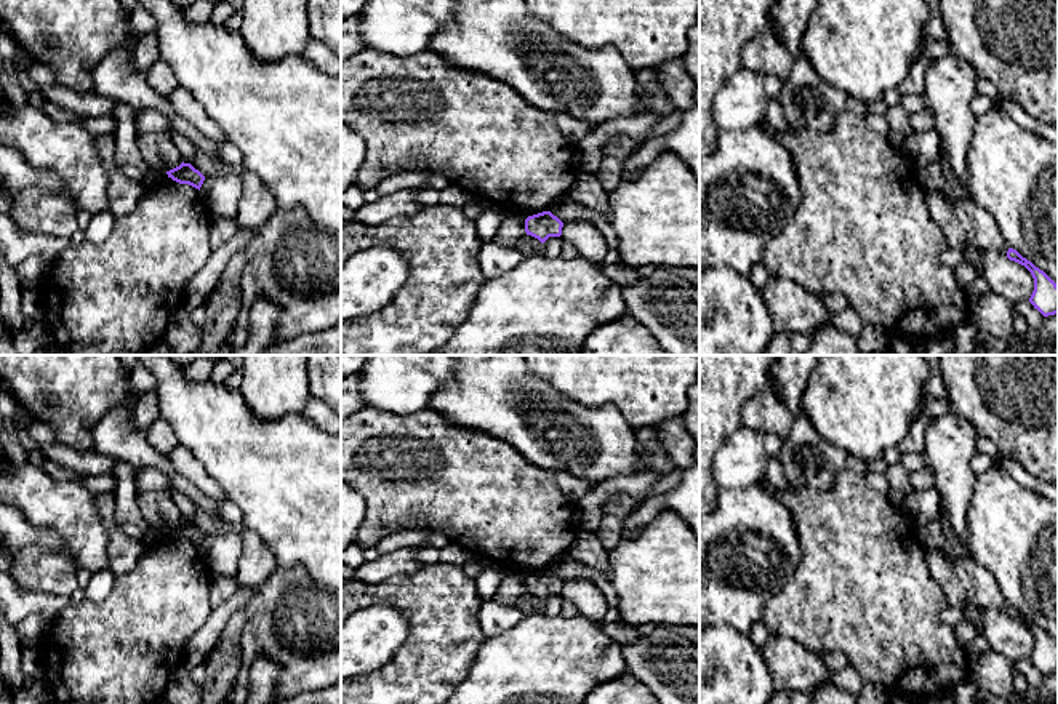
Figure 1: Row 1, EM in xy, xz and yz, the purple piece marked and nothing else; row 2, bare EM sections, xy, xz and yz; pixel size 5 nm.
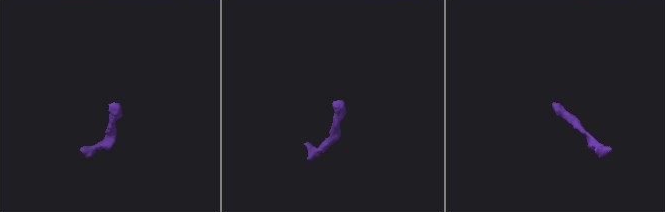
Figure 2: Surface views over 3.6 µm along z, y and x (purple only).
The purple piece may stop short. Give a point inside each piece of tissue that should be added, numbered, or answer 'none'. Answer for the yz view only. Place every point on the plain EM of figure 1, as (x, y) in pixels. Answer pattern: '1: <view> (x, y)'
none

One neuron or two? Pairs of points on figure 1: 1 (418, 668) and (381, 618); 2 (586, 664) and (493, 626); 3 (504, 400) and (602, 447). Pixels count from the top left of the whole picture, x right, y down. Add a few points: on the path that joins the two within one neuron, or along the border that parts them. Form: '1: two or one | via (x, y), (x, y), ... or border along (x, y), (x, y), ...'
1: two | border along (396, 607), (408, 634), (375, 671)
2: two | border along (524, 615), (508, 629), (487, 639)
3: one | via (528, 416), (553, 432), (578, 440)

